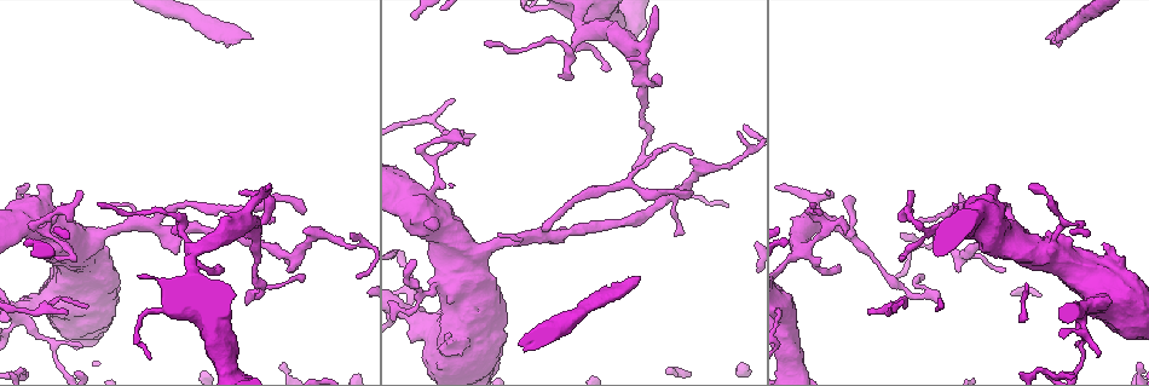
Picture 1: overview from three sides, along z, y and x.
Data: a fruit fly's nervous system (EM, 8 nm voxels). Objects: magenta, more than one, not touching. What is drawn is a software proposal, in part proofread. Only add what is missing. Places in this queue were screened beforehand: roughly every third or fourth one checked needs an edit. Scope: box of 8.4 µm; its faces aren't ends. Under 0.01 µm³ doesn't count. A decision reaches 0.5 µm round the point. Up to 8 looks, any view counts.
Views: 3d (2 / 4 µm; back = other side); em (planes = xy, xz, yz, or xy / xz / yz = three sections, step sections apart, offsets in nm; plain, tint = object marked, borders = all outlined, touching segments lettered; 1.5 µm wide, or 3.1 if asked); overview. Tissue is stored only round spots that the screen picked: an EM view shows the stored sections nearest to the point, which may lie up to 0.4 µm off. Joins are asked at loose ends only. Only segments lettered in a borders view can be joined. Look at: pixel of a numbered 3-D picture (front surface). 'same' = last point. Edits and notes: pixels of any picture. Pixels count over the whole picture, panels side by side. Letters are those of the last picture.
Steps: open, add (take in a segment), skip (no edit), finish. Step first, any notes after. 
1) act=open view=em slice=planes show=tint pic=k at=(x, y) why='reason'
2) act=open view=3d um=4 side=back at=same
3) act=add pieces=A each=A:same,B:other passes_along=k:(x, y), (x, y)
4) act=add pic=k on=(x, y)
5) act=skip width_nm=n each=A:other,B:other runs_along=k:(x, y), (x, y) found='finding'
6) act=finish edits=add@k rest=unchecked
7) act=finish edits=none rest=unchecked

act=open view=em slice=planes show=borders pic=1 at=(113, 202) why='an open end'

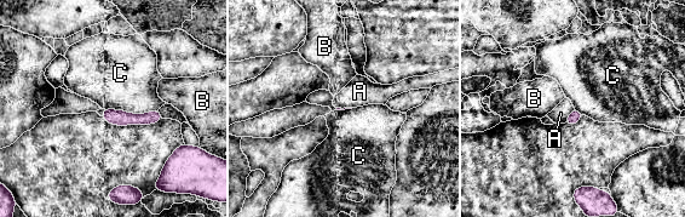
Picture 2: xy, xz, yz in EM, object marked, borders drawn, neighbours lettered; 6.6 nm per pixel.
act=skip each=A:other,B:other,C:other runs_along=2:(105, 114), (128, 119), (157, 116) found='none of them fits'

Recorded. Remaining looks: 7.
act=open view=em slice=planes show=borders pic=1 at=(352, 235) why='an open end'

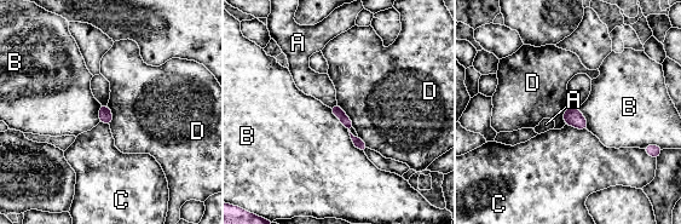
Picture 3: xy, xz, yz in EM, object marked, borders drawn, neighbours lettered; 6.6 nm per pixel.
act=skip each=A:other,B:other,C:other,D:other border=3:(336, 104), (355, 127) found='no lettered segment goes on from it'

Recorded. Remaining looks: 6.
act=open view=3d um=4 pic=1 at=(97, 202) why='thin end'

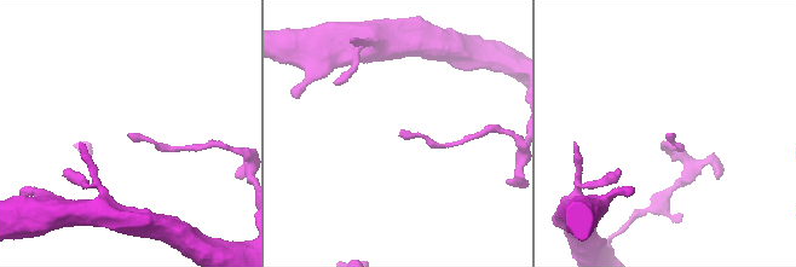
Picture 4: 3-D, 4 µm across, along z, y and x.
act=open view=em slice=planes show=borders pic=4 at=(128, 135) why='need the tissue'

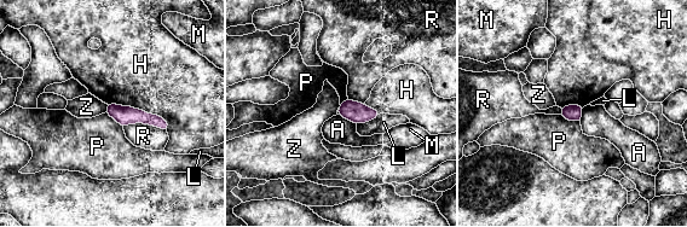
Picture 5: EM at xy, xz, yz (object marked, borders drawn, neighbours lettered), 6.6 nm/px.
act=skip longest_contact=H:440nm each=A:other,H:other,L:other,M:other,P:other,R:other,Z:other found='none of them fits'

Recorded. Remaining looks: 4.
act=finish edits=none rest=unchecked

